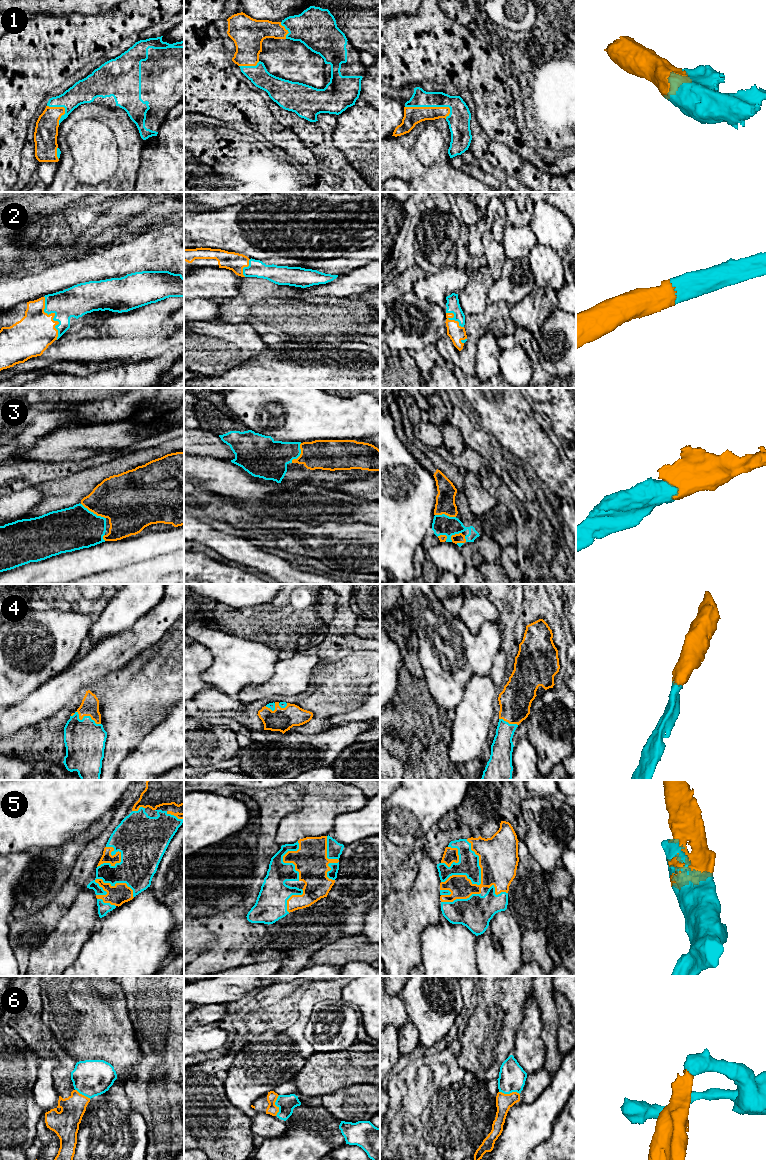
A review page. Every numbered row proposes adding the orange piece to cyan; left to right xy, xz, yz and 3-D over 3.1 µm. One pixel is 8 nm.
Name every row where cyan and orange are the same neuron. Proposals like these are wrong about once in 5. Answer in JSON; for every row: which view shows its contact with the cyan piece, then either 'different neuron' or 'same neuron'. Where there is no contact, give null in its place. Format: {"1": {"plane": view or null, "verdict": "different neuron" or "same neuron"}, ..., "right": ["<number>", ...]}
{"1": {"plane": "yz", "verdict": "same neuron"}, "2": {"plane": "xy", "verdict": "same neuron"}, "3": {"plane": "xy", "verdict": "same neuron"}, "4": {"plane": "xy", "verdict": "same neuron"}, "5": {"plane": "yz", "verdict": "same neuron"}, "6": {"plane": "xz", "verdict": "different neuron"}, "right": ["1", "2", "3", "4", "5"]}

